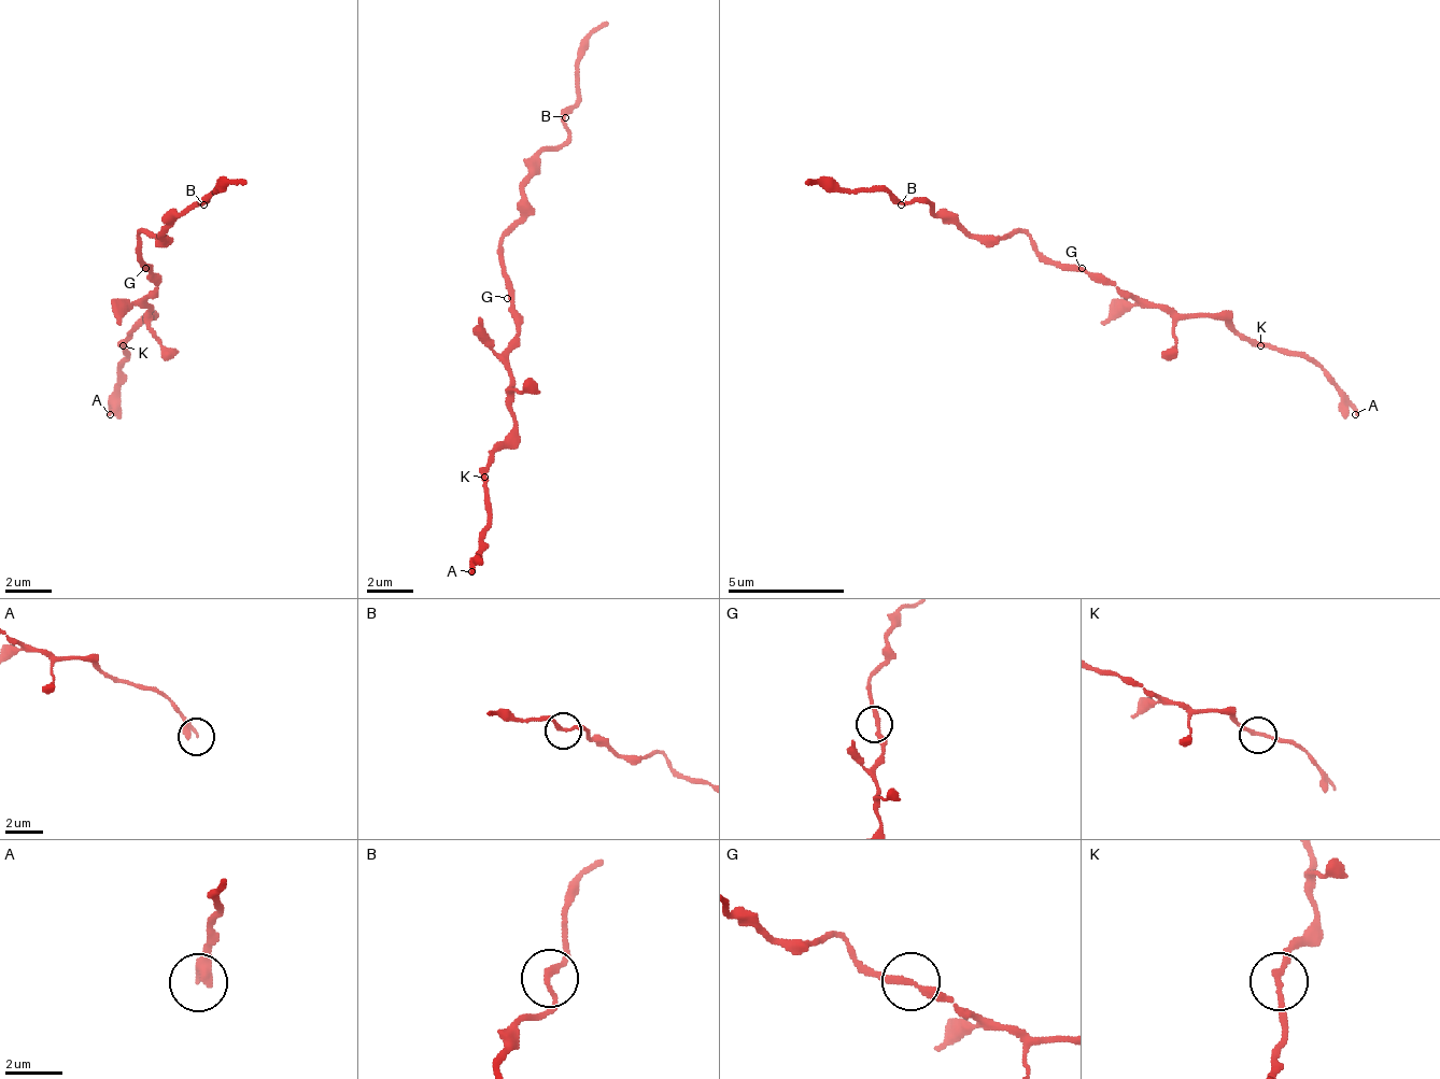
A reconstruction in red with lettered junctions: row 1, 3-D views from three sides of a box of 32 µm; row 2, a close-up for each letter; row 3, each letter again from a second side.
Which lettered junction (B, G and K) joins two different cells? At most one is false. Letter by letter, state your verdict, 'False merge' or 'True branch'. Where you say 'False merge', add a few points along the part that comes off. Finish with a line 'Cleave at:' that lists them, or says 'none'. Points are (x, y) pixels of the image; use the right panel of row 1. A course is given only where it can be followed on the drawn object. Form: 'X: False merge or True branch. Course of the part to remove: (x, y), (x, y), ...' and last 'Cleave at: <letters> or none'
B: True branch
G: True branch
K: False merge. Course of the part to remove: (1261, 344), (1302, 350), (1355, 414)
Cleave at: K

